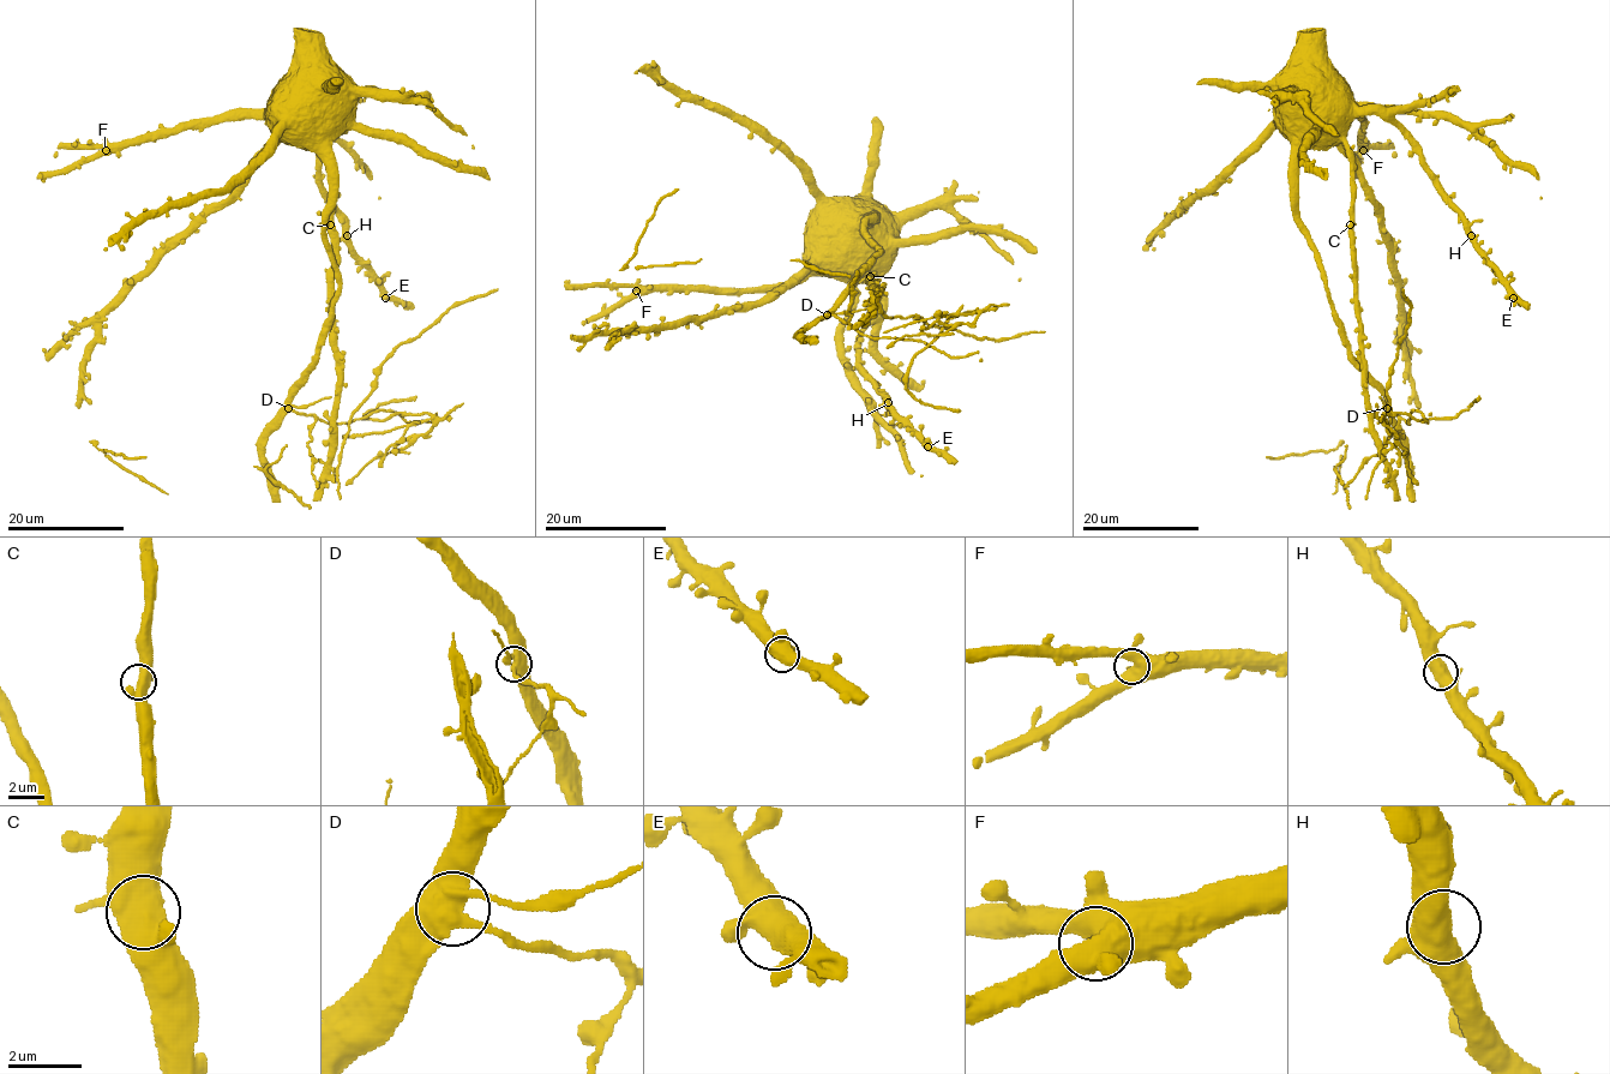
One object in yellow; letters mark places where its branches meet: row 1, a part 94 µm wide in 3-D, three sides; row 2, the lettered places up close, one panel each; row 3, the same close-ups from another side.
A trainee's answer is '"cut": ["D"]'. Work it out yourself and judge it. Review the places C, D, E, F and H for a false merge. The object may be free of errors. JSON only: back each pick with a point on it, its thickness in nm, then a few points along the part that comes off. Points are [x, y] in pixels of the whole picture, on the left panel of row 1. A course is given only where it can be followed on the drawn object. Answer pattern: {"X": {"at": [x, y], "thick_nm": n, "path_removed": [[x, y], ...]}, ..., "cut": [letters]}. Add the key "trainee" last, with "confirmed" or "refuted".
{"D": {"at": [288, 408], "thick_nm": 500, "path_removed": [[288, 408], [331, 424], [380, 409], [388, 416], [432, 416], [426, 433], [373, 457], [346, 484]]}, "cut": ["D"], "trainee": "confirmed"}

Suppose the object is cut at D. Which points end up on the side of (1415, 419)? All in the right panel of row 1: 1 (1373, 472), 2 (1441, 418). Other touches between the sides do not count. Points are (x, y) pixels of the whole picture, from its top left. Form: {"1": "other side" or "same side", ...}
{"1": "other side", "2": "same side"}

